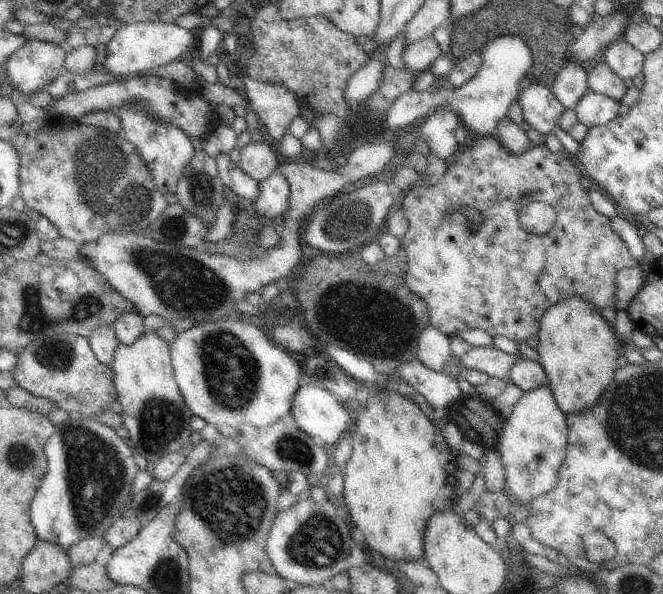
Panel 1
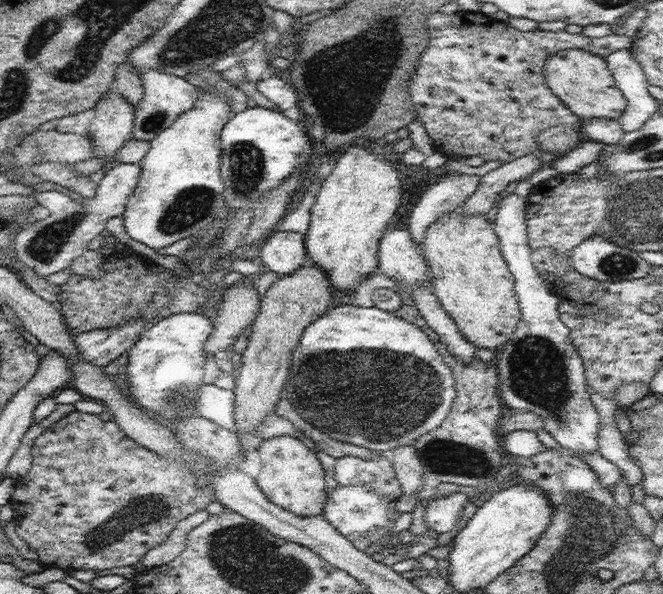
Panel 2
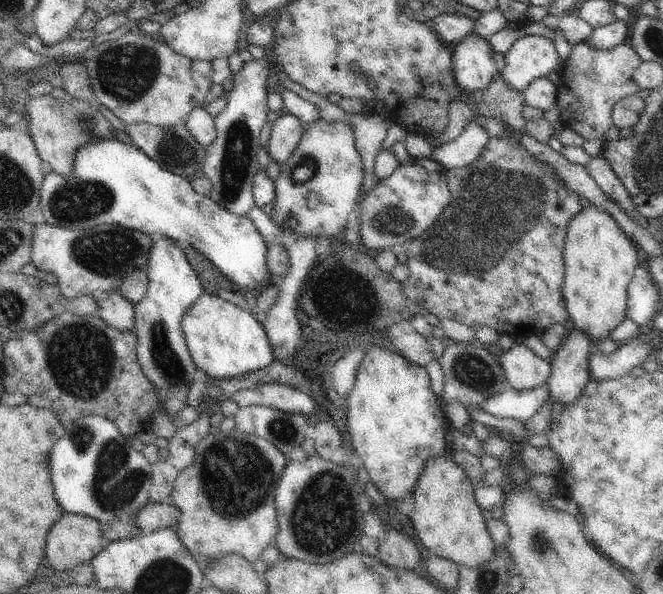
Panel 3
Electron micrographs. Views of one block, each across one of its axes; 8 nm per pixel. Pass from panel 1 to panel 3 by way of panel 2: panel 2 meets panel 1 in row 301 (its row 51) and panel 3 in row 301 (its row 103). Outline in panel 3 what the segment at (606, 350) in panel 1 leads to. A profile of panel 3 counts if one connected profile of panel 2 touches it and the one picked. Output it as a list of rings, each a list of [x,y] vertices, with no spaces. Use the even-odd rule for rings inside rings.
[[[598,206],[582,208],[568,226],[565,240],[565,279],[562,294],[566,300],[570,329],[584,330],[594,342],[610,336],[626,317],[627,288],[638,266],[636,242],[618,226],[614,216]]]

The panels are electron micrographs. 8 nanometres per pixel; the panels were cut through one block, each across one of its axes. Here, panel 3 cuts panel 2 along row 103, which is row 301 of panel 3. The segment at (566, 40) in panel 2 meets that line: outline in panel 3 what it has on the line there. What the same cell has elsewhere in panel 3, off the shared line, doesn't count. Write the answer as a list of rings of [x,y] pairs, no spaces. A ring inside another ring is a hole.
[[[501,120],[506,128],[502,137],[492,137],[486,143],[486,148],[482,150],[480,158],[476,162],[472,162],[470,166],[455,168],[447,171],[448,180],[450,182],[450,190],[452,192],[452,202],[444,208],[442,216],[436,220],[436,224],[432,228],[428,228],[422,236],[417,236],[411,240],[406,246],[406,266],[410,270],[410,276],[401,286],[404,294],[415,302],[418,306],[422,306],[424,311],[438,317],[438,320],[450,318],[468,326],[476,332],[481,328],[493,328],[498,334],[509,334],[511,337],[522,337],[526,339],[529,336],[541,337],[546,330],[562,324],[562,326],[570,329],[570,316],[566,308],[566,300],[562,294],[562,286],[565,279],[565,240],[567,238],[568,226],[572,222],[572,218],[582,210],[580,196],[571,188],[568,188],[564,181],[558,176],[555,170],[552,170],[548,164],[544,164],[538,160],[526,147],[522,145],[521,140],[515,140],[511,137],[511,133],[515,131]]]

